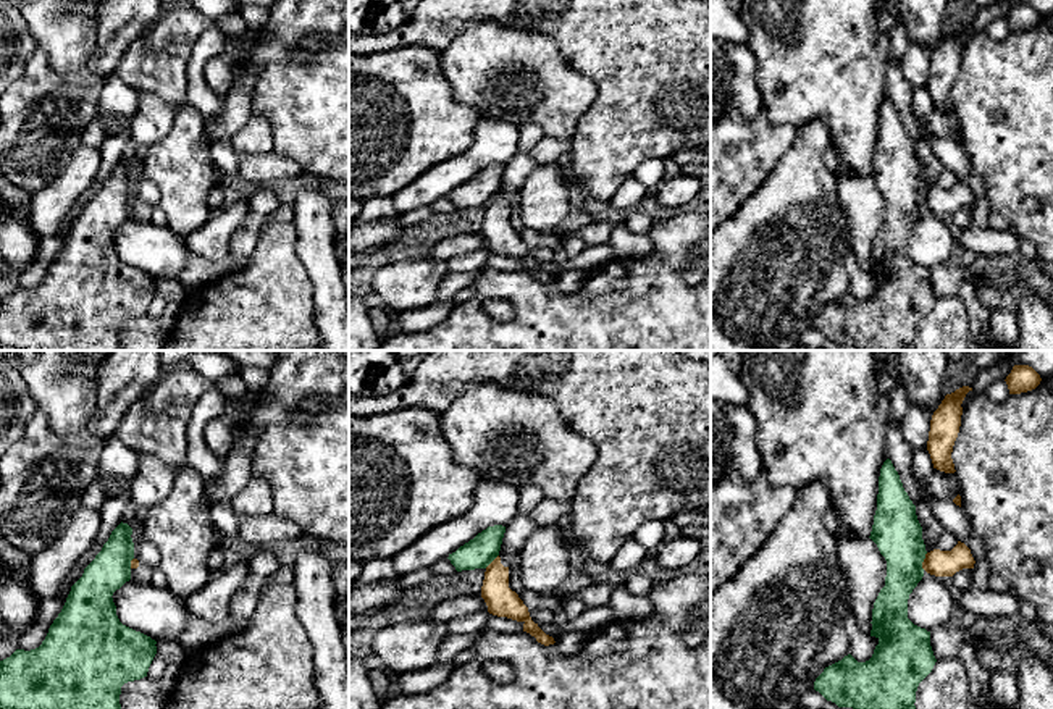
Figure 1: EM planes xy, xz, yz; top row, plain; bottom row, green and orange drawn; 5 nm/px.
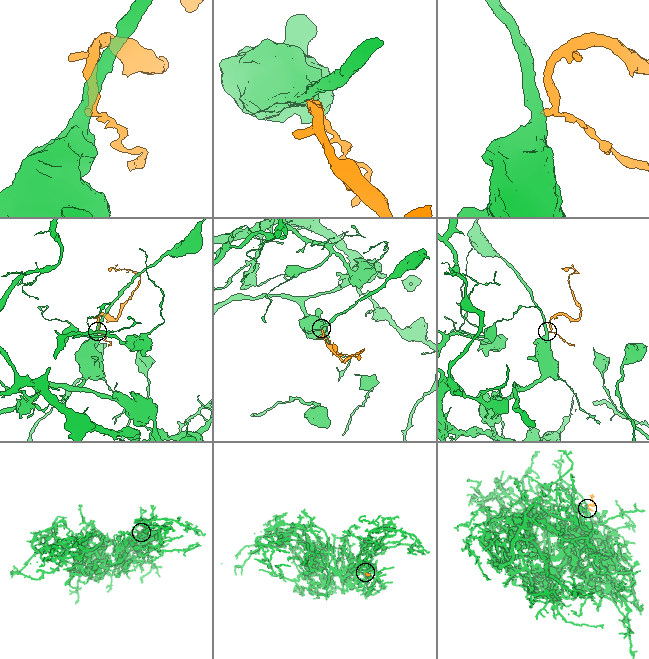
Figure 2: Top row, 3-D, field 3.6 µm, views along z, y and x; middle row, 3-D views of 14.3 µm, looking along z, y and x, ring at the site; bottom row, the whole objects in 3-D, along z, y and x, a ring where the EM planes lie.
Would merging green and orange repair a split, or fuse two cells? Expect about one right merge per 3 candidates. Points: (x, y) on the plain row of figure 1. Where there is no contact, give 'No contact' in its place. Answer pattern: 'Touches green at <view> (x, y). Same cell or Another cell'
Touches green at yz (922, 199). Another cell

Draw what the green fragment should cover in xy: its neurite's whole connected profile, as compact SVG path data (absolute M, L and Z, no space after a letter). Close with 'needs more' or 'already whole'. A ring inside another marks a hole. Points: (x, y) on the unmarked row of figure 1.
M120 162L82 215L36 287L16 287L0 299L0 350L123 350L121 325L147 315L157 279L123 263L113 231L131 218L132 166Z; already whole

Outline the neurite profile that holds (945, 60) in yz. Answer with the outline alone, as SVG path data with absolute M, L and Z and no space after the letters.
M963 24L946 32L930 58L927 89L933 107L945 111L956 110L951 90L961 65L961 42L969 29L972 29L972 26Z

